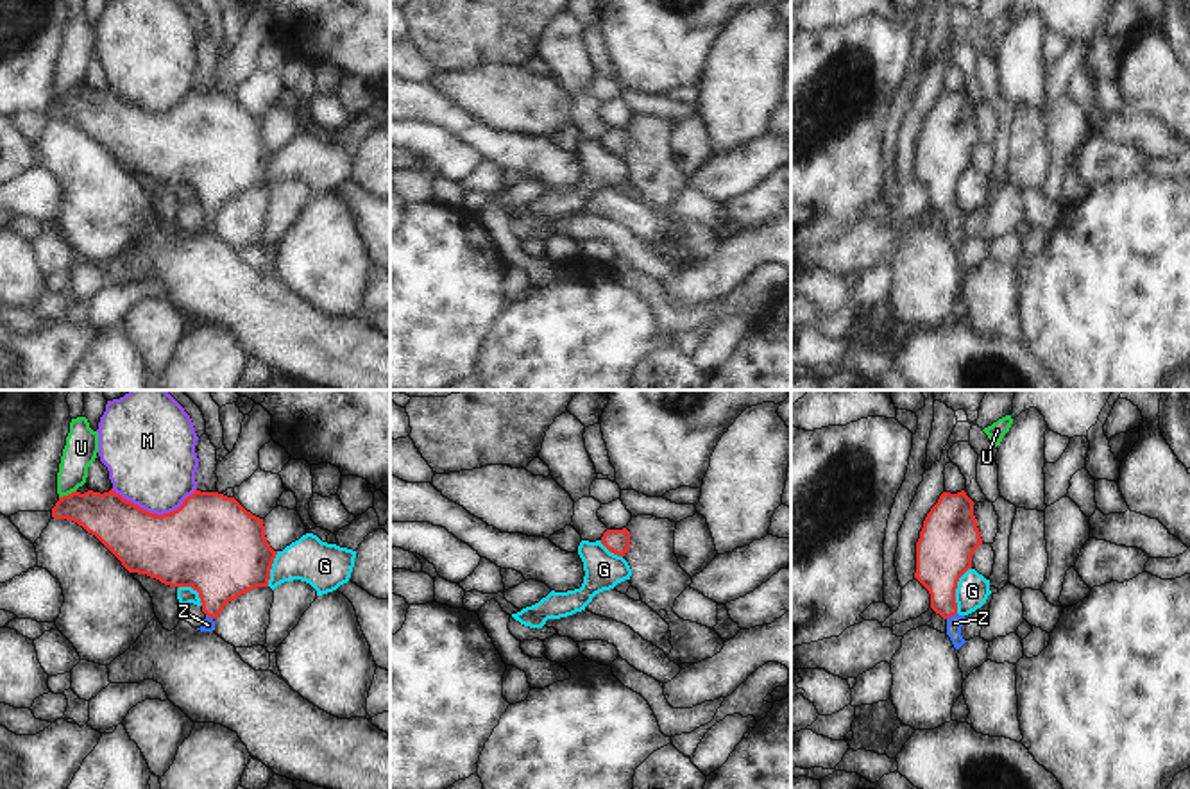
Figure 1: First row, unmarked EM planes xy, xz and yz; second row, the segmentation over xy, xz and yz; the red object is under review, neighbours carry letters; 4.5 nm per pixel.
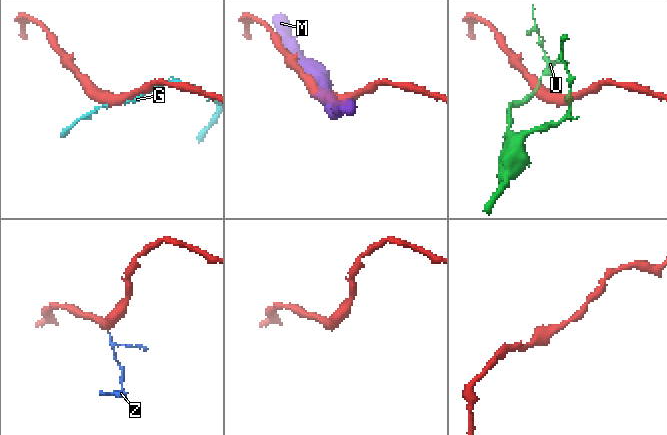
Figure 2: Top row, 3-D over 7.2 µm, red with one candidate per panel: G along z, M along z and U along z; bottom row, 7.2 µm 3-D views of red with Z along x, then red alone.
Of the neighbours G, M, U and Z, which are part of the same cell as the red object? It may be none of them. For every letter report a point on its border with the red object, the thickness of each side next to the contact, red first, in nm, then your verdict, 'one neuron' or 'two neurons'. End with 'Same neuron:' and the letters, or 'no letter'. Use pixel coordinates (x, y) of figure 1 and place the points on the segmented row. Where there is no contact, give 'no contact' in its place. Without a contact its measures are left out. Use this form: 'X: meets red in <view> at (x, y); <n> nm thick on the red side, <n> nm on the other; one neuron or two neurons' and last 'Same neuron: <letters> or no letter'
G: meets red in yz at (954, 591); 260 nm thick on the red side, 150 nm on the other; two neurons
M: meets red in xy at (154, 514); 400 nm thick on the red side, 400 nm on the other; two neurons
U: meets red in xy at (68, 494); 220 nm thick on the red side, 150 nm on the other; two neurons
Z: meets red in yz at (951, 616); 220 nm thick on the red side, 70 nm on the other; one neuron
Same neuron: Z

